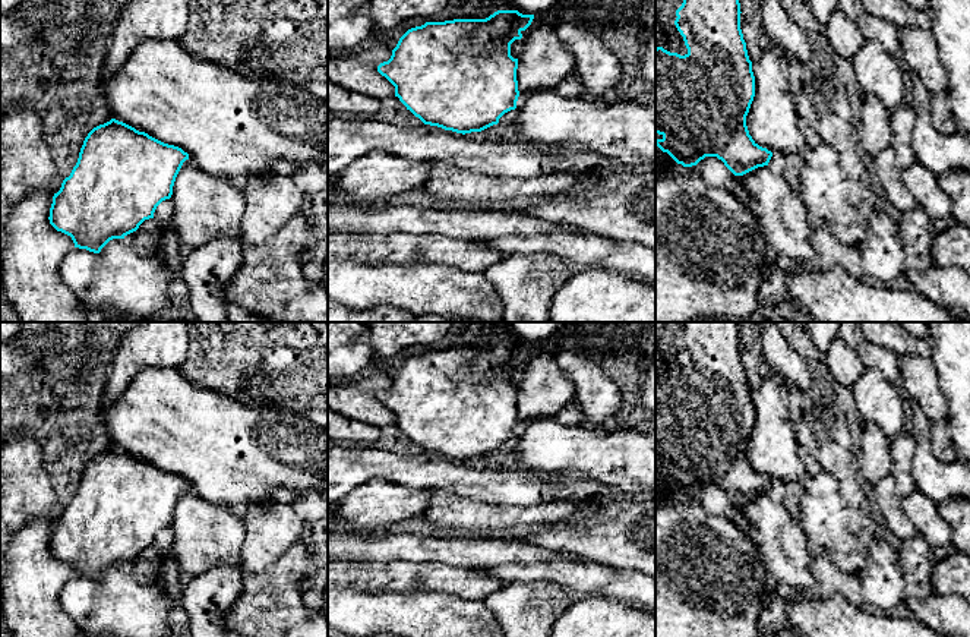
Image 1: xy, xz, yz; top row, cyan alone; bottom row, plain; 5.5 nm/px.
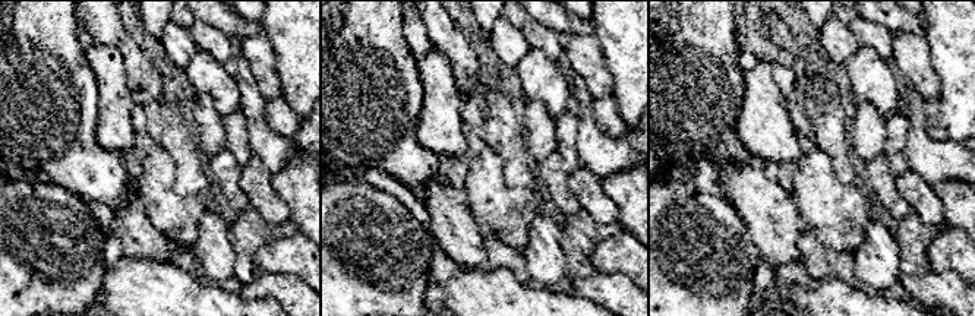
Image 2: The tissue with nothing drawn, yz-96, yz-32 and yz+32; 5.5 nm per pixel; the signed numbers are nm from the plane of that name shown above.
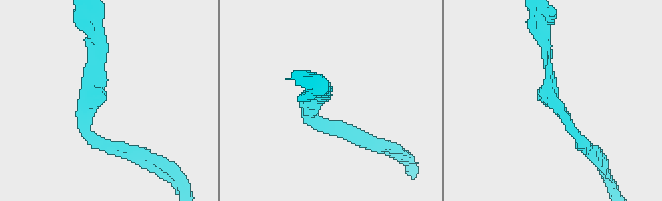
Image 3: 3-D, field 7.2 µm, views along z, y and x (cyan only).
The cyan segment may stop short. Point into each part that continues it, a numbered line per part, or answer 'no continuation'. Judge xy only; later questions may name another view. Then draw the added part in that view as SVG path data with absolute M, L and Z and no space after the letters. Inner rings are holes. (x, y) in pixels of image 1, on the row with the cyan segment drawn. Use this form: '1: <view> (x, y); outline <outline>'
no continuation

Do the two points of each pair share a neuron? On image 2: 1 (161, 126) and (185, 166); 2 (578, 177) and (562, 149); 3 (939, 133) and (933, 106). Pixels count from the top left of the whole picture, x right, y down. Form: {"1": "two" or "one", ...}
{"1": "one", "2": "two", "3": "one"}

